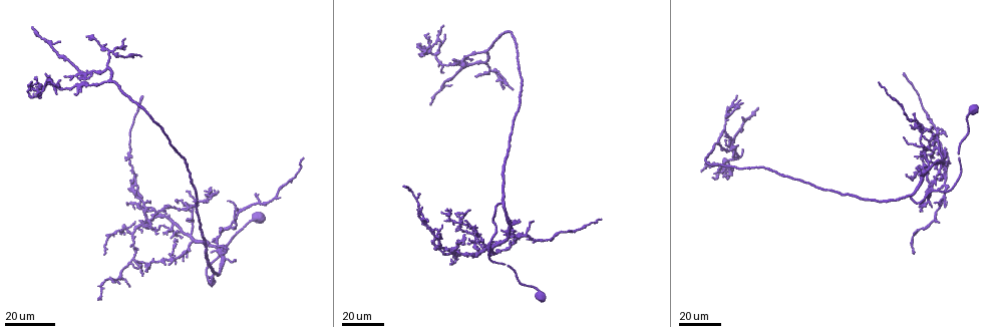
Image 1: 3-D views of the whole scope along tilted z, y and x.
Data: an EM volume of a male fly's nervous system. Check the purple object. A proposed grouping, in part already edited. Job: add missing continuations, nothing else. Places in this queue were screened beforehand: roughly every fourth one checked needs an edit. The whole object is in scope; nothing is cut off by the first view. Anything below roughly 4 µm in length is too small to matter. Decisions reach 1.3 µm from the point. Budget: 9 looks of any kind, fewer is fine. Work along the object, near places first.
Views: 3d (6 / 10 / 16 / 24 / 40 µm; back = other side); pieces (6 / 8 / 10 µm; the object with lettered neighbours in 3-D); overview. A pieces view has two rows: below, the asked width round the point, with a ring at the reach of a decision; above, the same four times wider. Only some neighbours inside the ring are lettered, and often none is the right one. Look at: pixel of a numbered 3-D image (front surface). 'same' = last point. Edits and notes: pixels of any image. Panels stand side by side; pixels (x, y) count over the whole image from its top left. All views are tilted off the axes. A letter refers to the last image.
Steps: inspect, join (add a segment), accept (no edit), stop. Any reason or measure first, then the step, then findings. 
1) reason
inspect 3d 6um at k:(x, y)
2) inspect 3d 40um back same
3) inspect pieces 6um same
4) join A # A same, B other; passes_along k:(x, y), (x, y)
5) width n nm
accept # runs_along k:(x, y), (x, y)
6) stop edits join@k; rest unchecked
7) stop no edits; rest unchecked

branch stops here
inspect 3d 40um at 1:(169, 217)

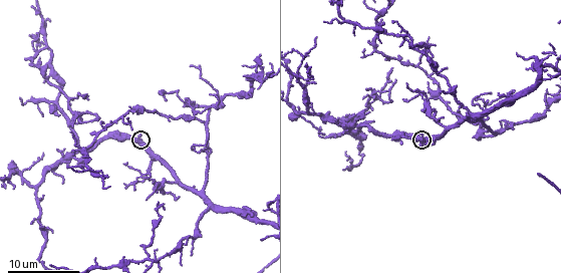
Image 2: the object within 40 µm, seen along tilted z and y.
inspect pieces 10um at 2:(141, 134)

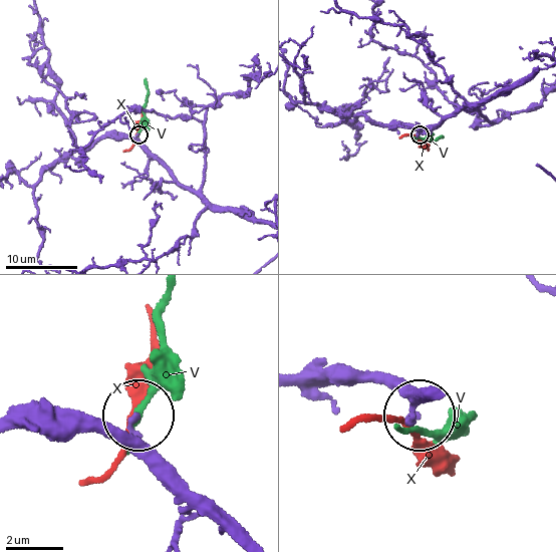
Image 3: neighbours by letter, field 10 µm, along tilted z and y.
accept # V other, X other; runs_along 3:(229, 212), (211, 208), (178, 181), (141, 142), (138, 133); no lettered segment goes on from it

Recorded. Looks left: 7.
branch stops here
inspect 3d 6um at 2:(58, 151)

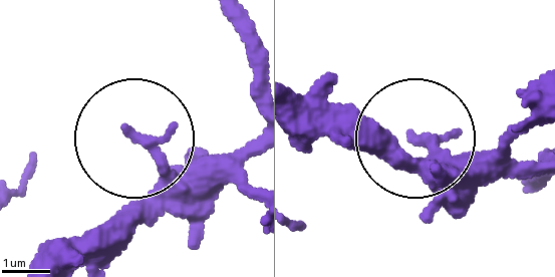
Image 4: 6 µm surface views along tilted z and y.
inspect pieces 6um at 4:(413, 136)

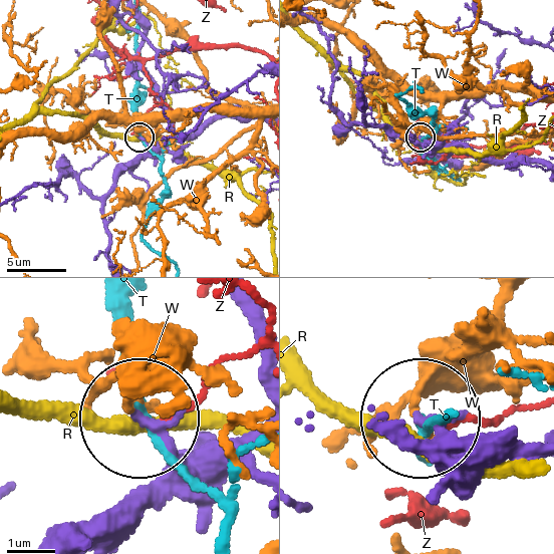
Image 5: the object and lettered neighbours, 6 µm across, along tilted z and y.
width 120 nm
accept # R other, T other, W other, Z other; no lettered segment goes on from it

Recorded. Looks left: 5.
end of a long branch
inspect 3d 40um at 1:(444, 26)

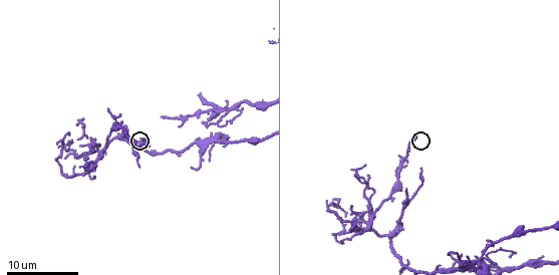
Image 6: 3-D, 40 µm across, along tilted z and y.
see the neighbours
inspect pieces 10um at 6:(136, 142)

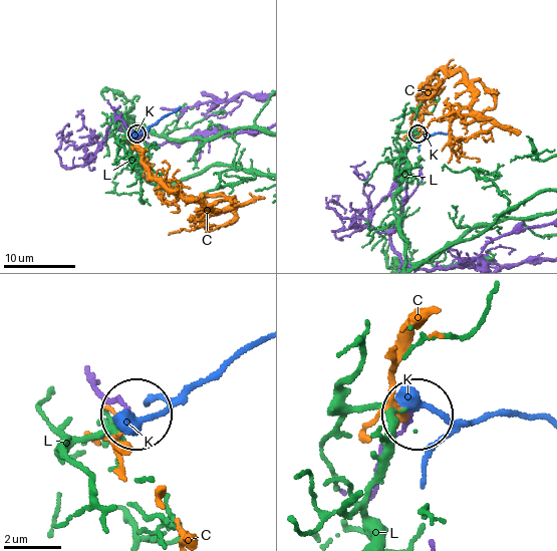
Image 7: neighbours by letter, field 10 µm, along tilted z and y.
width 130 nm
accept # C other, K other, L other; no lettered segment goes on from it

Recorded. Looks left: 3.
free end
inspect pieces 10um at 6:(163, 115)

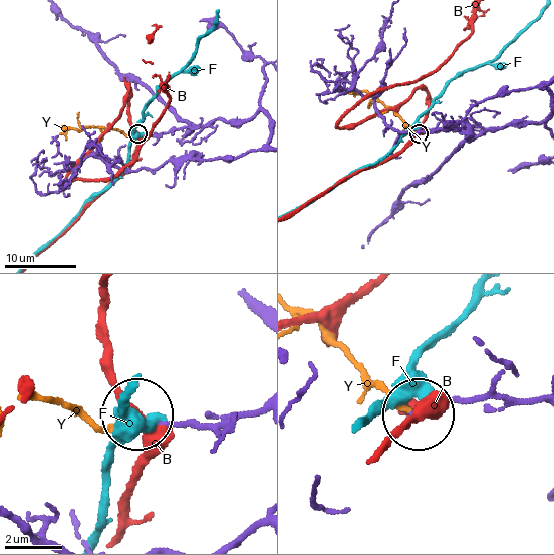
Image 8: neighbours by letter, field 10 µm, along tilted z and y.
join Y # B other, F other, Y same; passes_along 8:(482, 396), (407, 410), (317, 320), (295, 312); the neuron continues

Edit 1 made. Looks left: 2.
stop edits join@8; rest unchecked

